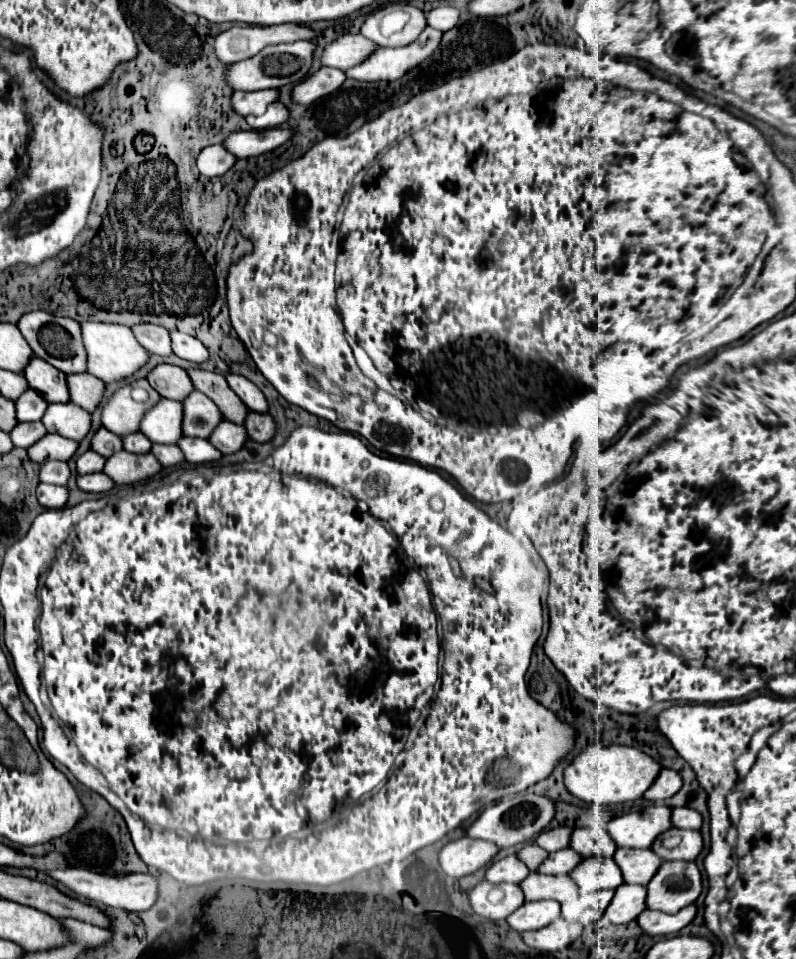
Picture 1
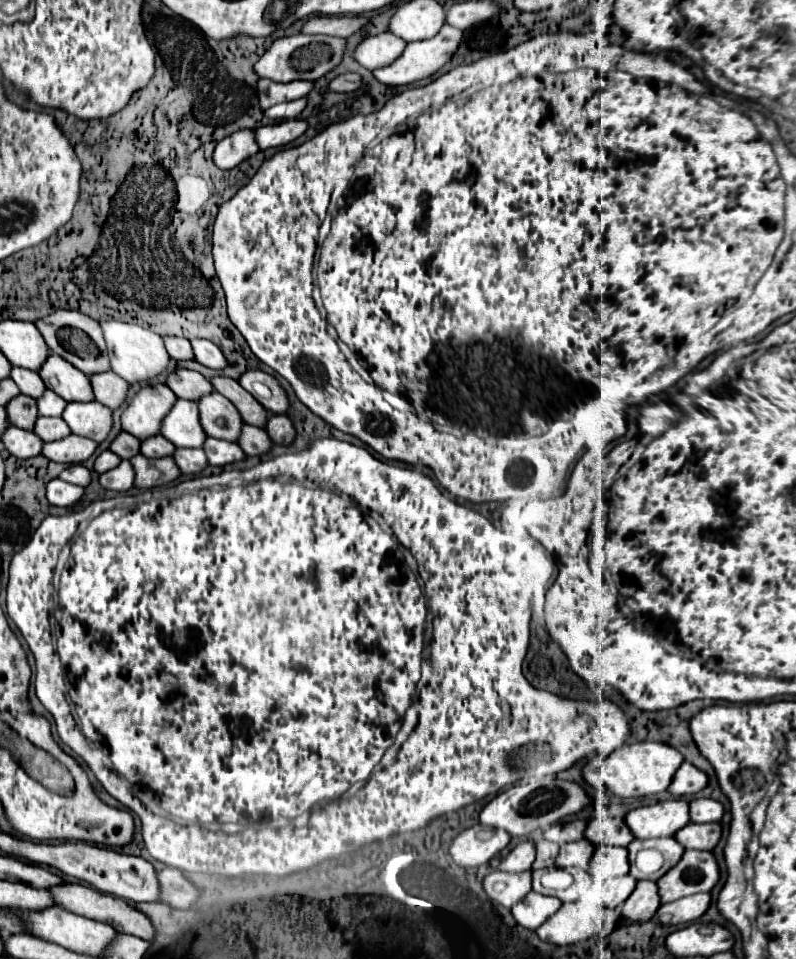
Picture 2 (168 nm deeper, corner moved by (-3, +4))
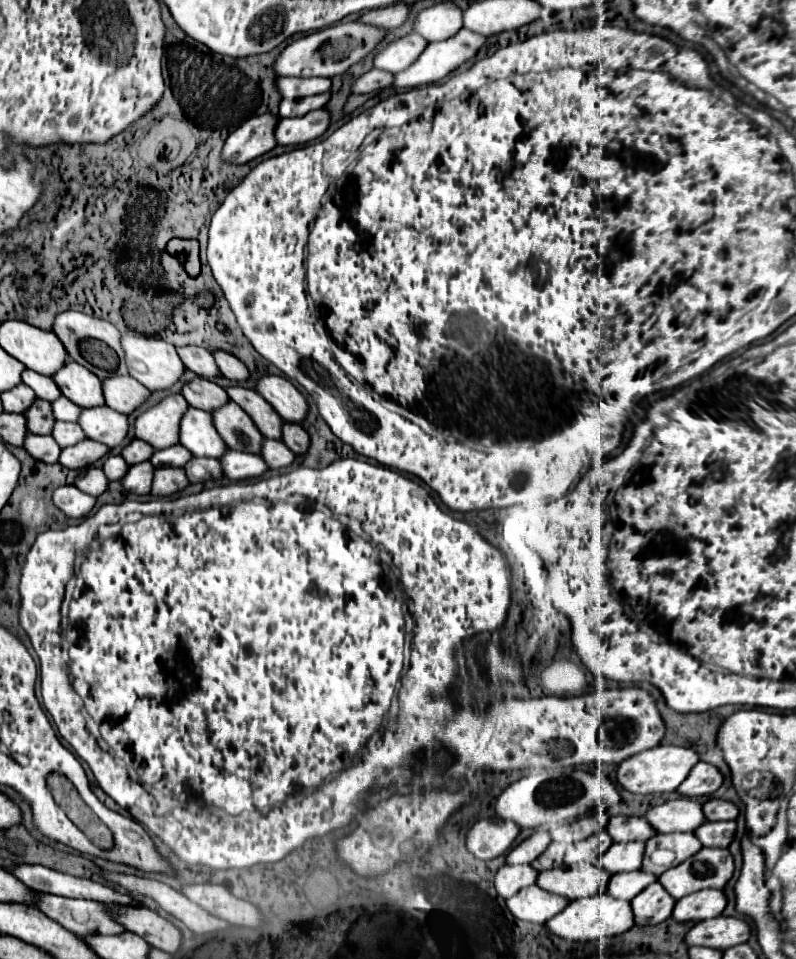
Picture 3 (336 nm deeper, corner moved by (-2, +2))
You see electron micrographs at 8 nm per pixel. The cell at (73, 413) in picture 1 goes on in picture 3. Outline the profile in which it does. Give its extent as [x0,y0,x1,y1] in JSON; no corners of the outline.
[78,405,130,447]

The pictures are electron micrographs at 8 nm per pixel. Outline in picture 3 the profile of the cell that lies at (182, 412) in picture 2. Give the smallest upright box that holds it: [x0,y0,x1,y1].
[180,407,228,459]

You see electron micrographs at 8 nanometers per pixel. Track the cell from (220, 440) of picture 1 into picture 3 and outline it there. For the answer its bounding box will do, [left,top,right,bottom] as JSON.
[262,439,294,469]

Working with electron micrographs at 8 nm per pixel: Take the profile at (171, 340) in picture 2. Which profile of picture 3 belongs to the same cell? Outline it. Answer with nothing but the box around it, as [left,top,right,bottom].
[176,345,222,379]

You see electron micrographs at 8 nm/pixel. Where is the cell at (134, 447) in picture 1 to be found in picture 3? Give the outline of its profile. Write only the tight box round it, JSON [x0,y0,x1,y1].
[150,445,190,469]

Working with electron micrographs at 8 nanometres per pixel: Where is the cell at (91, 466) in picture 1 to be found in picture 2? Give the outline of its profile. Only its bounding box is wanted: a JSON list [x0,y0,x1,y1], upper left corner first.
[95,451,121,473]

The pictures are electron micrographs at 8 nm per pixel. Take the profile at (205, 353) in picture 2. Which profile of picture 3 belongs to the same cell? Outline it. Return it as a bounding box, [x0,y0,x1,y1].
[212,351,250,381]

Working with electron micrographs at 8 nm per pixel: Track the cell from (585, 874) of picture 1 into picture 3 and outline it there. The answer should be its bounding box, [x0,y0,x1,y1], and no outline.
[600,841,644,879]

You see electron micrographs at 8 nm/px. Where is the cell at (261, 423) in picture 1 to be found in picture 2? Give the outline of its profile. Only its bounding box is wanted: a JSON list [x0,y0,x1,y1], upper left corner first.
[265,415,295,445]

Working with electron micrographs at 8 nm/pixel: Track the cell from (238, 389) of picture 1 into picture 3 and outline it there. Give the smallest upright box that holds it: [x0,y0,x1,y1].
[256,375,308,423]

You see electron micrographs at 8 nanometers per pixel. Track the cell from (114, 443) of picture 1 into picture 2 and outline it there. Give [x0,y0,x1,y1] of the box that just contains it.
[109,431,141,459]

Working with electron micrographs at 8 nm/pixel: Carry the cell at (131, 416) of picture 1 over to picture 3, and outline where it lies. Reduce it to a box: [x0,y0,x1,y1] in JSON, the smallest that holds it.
[136,395,188,449]

